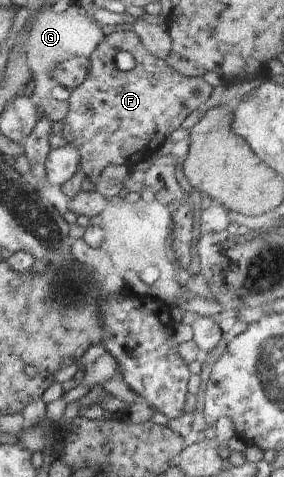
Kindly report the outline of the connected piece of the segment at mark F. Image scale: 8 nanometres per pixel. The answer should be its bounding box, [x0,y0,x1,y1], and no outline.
[60,28,214,184]

